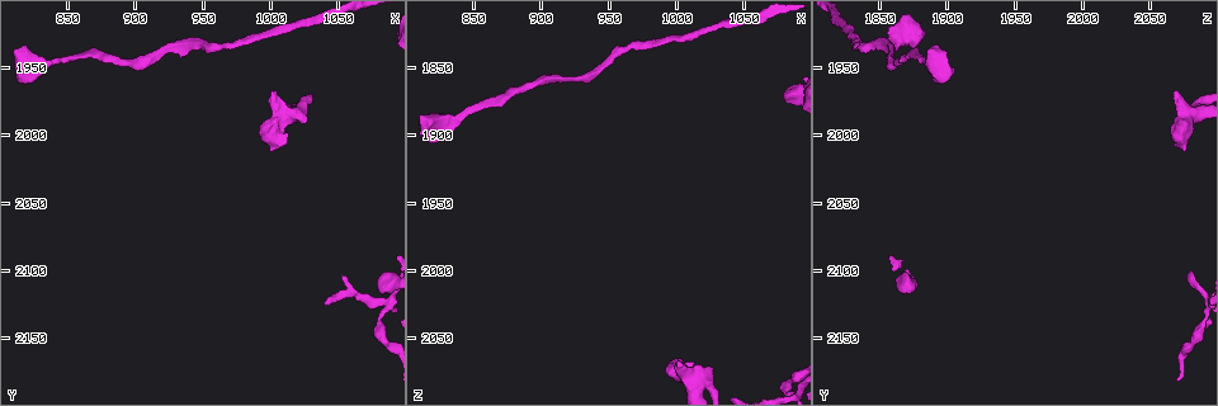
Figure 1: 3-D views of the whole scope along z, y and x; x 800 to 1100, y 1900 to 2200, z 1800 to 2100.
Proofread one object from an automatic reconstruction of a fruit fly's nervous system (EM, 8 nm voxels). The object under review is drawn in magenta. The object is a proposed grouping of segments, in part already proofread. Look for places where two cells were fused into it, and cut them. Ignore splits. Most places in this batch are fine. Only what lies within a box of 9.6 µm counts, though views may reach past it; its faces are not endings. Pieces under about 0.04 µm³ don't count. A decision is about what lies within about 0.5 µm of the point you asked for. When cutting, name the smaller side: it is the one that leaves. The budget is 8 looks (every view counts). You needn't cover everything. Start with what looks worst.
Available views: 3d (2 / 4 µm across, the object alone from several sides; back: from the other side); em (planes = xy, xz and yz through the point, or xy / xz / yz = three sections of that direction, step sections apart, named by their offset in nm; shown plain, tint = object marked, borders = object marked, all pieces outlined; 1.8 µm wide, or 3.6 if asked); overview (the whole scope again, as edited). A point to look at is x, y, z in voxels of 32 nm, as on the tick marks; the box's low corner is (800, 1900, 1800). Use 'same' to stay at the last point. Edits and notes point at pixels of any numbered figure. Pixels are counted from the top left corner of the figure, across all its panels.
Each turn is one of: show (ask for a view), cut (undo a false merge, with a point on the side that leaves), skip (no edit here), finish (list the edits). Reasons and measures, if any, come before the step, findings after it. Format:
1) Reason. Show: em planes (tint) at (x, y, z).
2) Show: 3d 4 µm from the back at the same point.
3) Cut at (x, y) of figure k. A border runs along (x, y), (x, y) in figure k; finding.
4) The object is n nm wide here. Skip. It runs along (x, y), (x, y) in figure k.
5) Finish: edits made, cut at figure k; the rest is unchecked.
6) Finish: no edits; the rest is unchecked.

Abrupt turn. Show: 3d 2 µm at (1016, 1984, 2084).

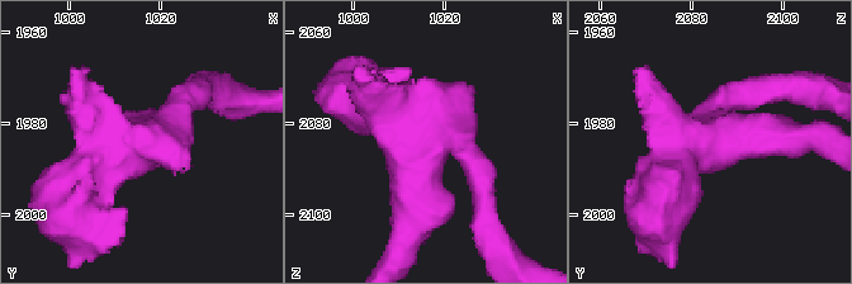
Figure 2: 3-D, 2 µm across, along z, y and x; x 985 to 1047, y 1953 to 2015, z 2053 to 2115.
Show: em planes (tint) at (1017, 1983, 2083).

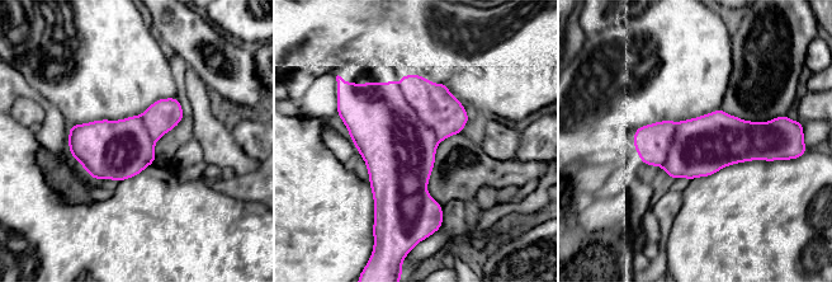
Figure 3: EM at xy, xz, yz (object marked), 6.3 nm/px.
Cut at (398, 149) of figure 3. A border runs along (403, 97), (438, 142) in figure 3; a second cell is stuck on.

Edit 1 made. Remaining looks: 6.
Show: overview.

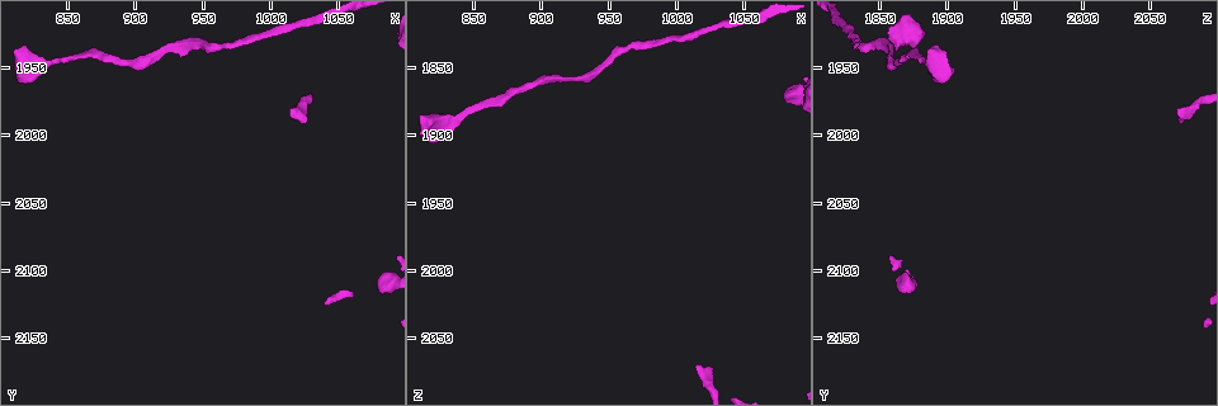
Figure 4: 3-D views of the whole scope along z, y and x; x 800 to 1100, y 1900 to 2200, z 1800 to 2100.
Thin neck. Show: em xy step 4 (tint) at (924, 1936, 1860).

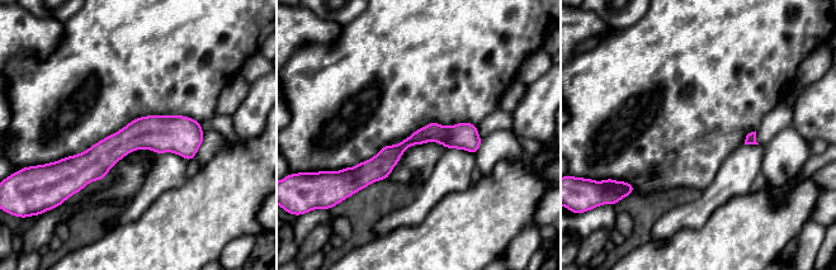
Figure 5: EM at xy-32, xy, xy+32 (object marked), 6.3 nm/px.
Cut it another way. Show: em planes (borders) at the same point.

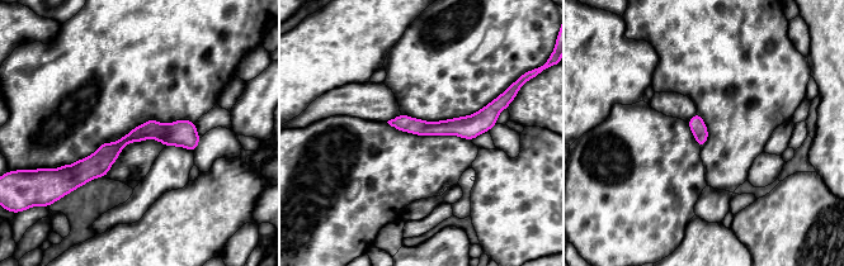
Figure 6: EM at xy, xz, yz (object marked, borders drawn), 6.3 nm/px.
Skip. It runs along (192, 124), (133, 134), (72, 172) in figure 6; all the same cell.

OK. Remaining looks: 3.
Sudden change in width. Show: 3d 4 µm at (836, 1948, 1890).

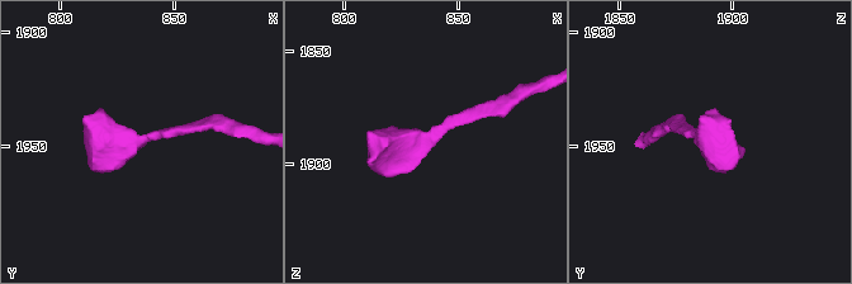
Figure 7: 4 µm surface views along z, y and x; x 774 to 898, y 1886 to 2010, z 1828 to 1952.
Now the EM. Show: em xz step 16 (borders) at (835, 1947, 1890).

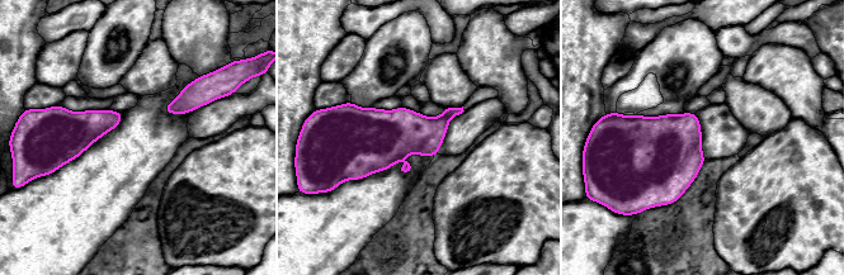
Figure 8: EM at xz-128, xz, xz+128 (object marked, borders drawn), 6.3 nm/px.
The object is 160 nm wide here. Skip. One cell here.

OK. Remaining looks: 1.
Finish: edits made, cut at figure 3; the rest is unchecked.

